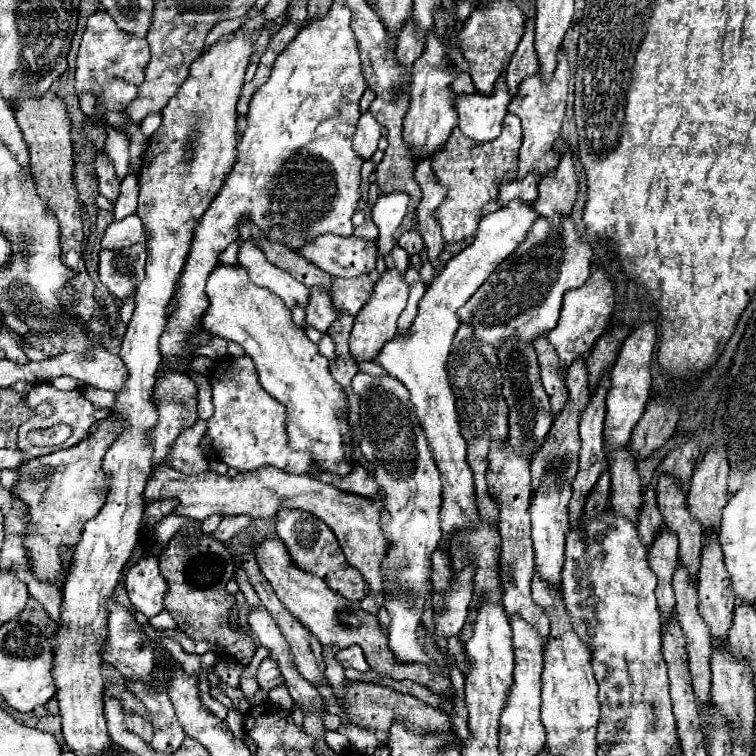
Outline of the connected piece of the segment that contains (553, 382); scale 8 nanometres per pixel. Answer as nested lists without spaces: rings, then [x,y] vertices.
[[[539,336],[533,342],[533,346],[535,346],[535,352],[539,356],[539,364],[541,364],[543,388],[551,400],[551,412],[555,416],[559,416],[563,406],[567,404],[567,388],[565,388],[561,374],[559,374],[559,358],[557,358],[553,346],[549,346],[549,342],[545,340],[545,336]]]

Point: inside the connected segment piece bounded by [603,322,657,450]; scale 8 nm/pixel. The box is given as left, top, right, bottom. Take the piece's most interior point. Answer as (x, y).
(631, 376)

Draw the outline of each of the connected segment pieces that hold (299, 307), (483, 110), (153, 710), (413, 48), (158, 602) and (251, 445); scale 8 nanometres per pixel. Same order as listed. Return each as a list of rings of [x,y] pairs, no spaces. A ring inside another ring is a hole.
[[[243,242],[243,246],[239,248],[239,264],[247,268],[251,282],[277,294],[285,302],[285,306],[291,310],[293,322],[297,326],[303,326],[305,306],[311,296],[311,290],[307,286],[297,282],[285,270],[273,266],[253,242]]]
[[[505,74],[495,84],[491,96],[461,94],[455,98],[455,110],[459,114],[457,128],[475,142],[489,142],[501,134],[503,118],[509,106],[509,92],[505,86]]]
[[[127,680],[127,688],[139,698],[143,700],[153,728],[155,728],[155,736],[149,742],[153,752],[167,752],[173,754],[181,742],[185,740],[185,732],[183,728],[177,724],[177,716],[173,712],[173,704],[169,702],[169,696],[163,694],[155,694],[155,690],[147,688],[143,682],[135,682],[135,680]]]
[[[409,20],[405,22],[401,34],[399,34],[399,42],[397,42],[397,52],[399,52],[399,62],[401,66],[407,66],[407,74],[411,74],[411,66],[415,64],[415,60],[423,54],[423,38],[415,36],[415,22]]]
[[[147,556],[139,564],[129,568],[125,586],[137,612],[145,614],[147,618],[157,616],[165,608],[163,598],[169,586],[159,572],[157,556]]]
[[[225,356],[217,360],[211,374],[211,386],[215,414],[207,420],[207,436],[213,440],[213,450],[221,454],[221,460],[227,466],[239,472],[249,472],[259,466],[275,466],[289,474],[307,474],[307,468],[313,462],[311,454],[289,448],[285,406],[267,396],[267,392],[259,386],[255,364],[249,356]]]

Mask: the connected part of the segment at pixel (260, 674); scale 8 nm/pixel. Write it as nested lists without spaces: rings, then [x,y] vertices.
[[[265,658],[265,660],[261,662],[261,666],[259,666],[259,670],[257,670],[257,678],[259,678],[261,690],[265,690],[265,692],[269,692],[269,690],[275,688],[275,686],[285,684],[285,678],[283,678],[283,674],[279,672],[279,666],[275,664],[273,658]]]

